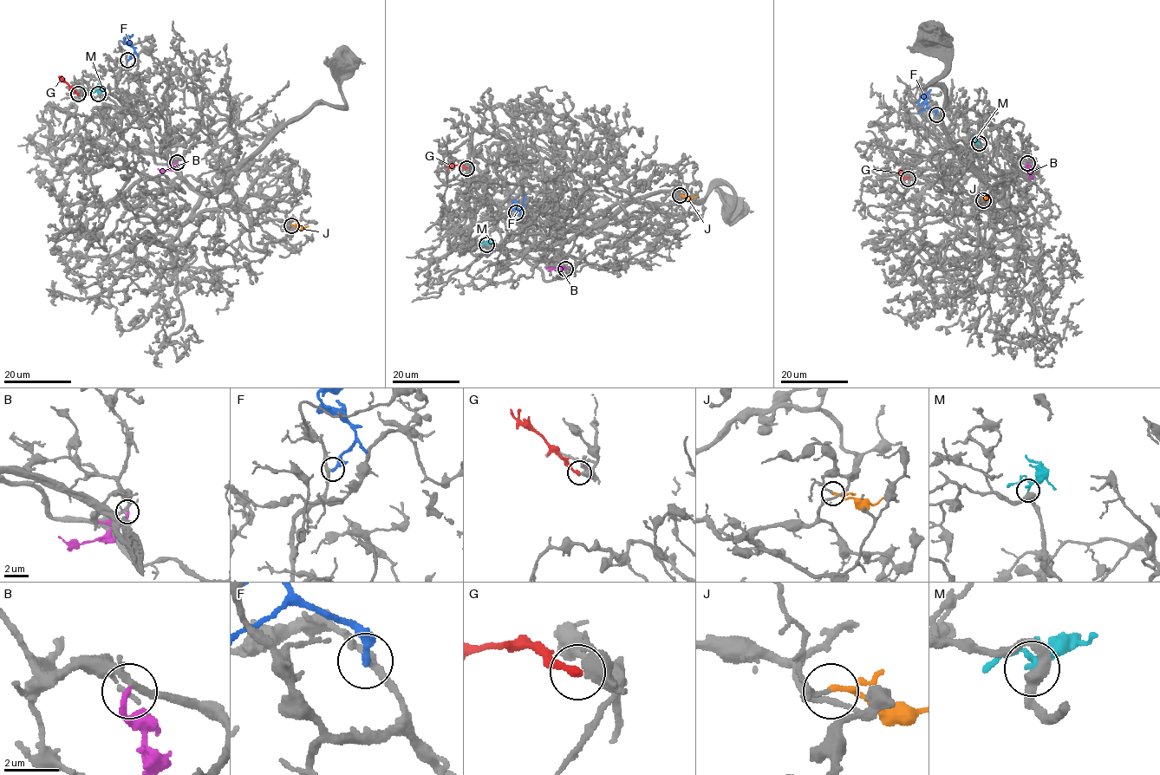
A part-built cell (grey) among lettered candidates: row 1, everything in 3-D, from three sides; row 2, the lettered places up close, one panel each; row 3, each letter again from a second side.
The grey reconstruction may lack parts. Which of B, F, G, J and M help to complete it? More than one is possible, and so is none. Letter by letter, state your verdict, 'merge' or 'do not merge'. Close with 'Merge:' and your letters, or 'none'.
B: do not merge
F: do not merge
G: do not merge
J: merge
M: merge
Merge: J, M

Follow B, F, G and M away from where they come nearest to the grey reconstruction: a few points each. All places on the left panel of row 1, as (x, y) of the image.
B: (177, 161), (167, 170), (158, 169)
F: (127, 60), (134, 48), (124, 39), (133, 35)
G: (78, 94), (58, 76)
M: (98, 94), (101, 87), (97, 83)

